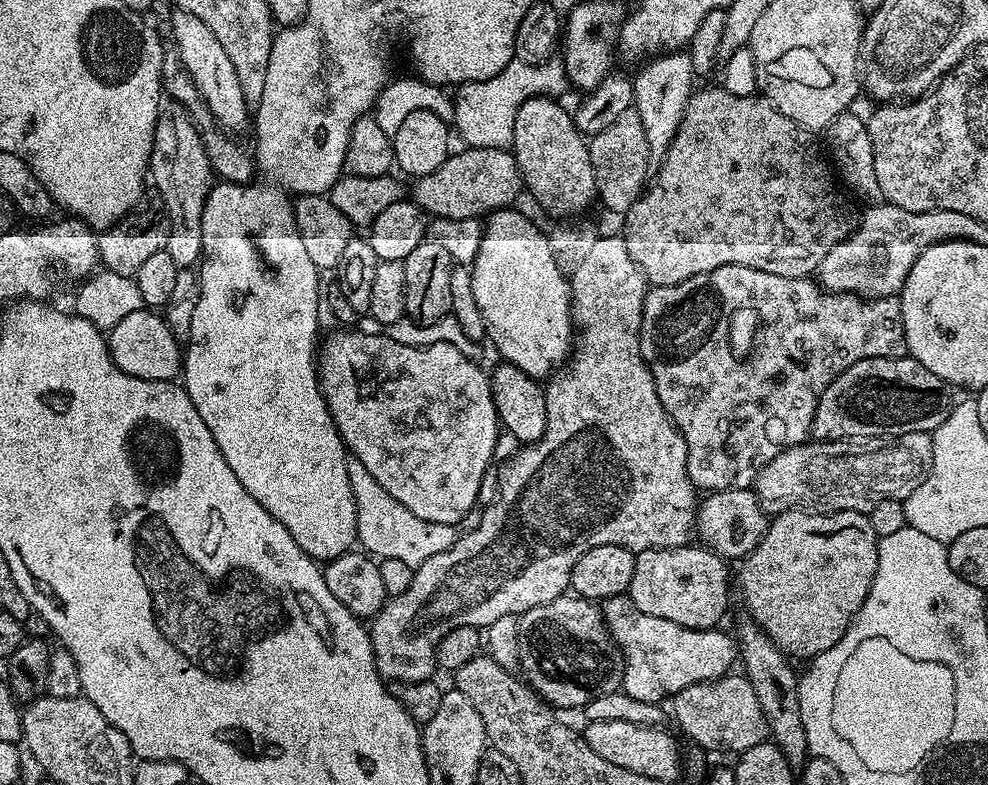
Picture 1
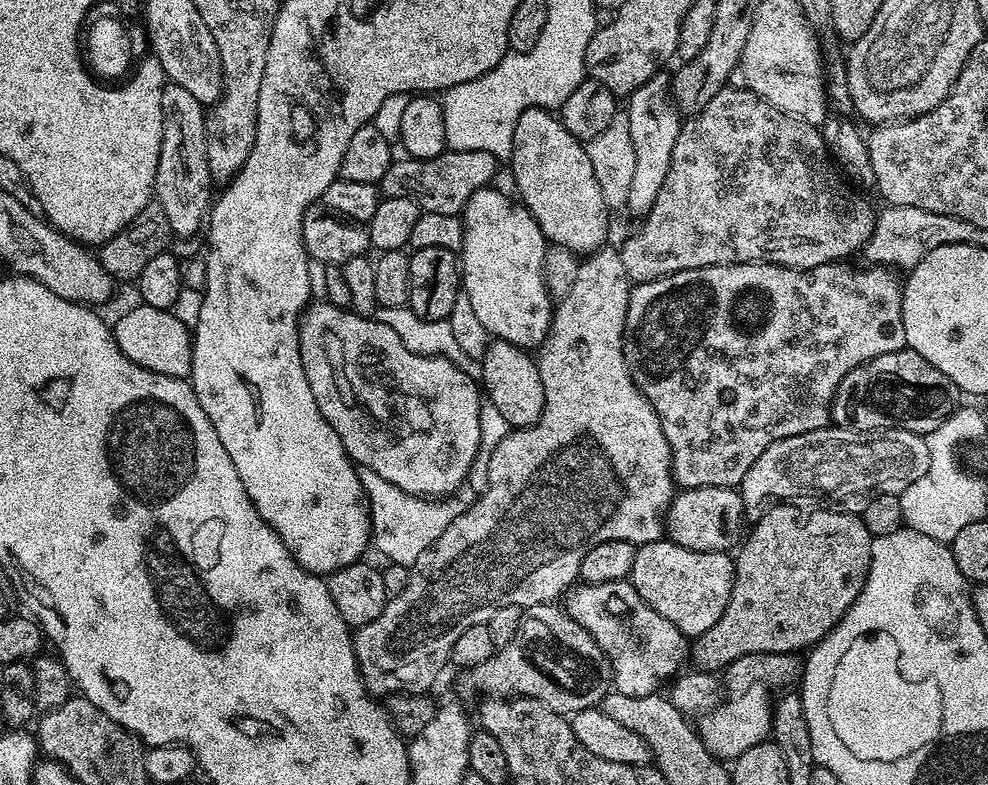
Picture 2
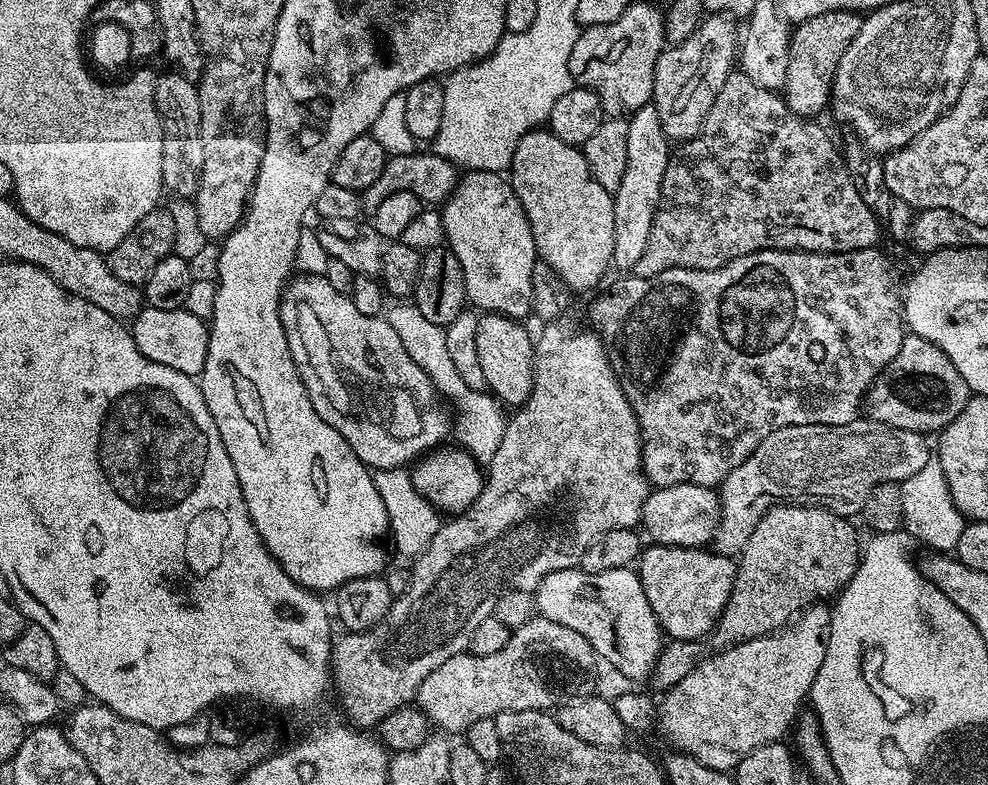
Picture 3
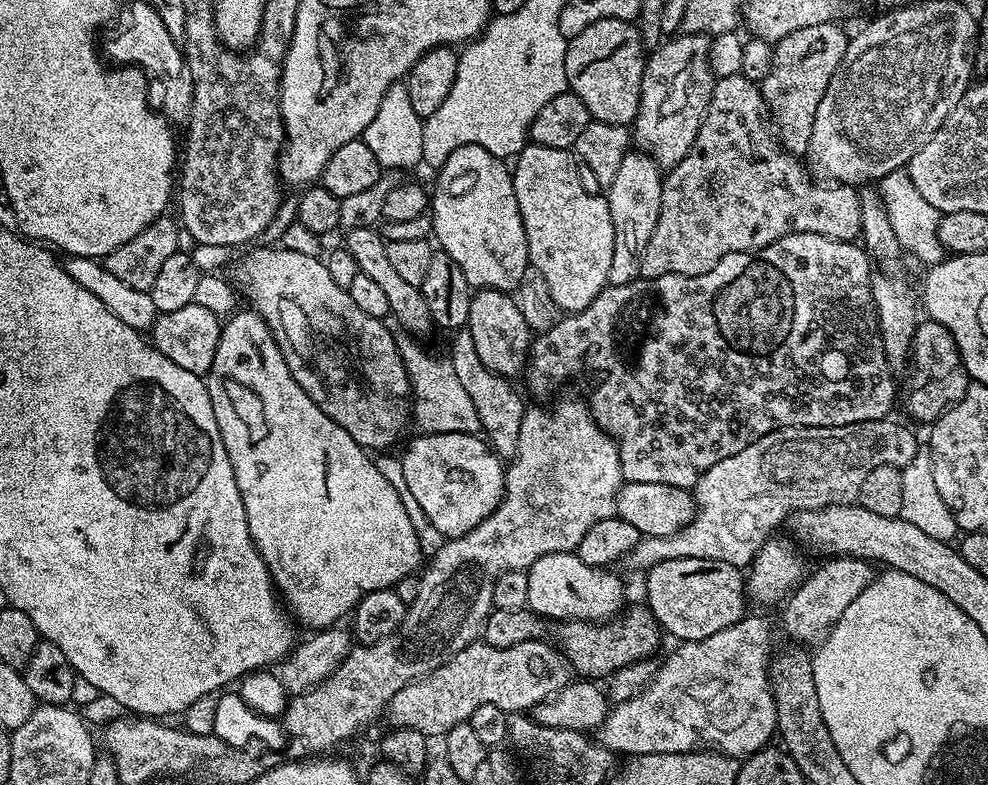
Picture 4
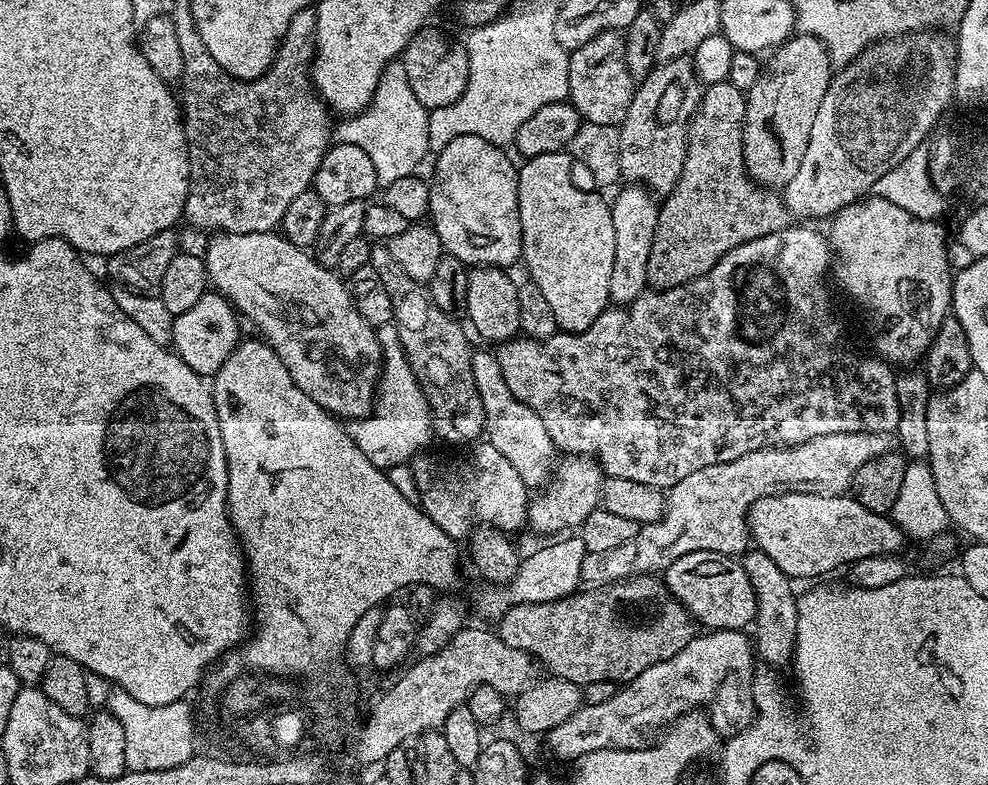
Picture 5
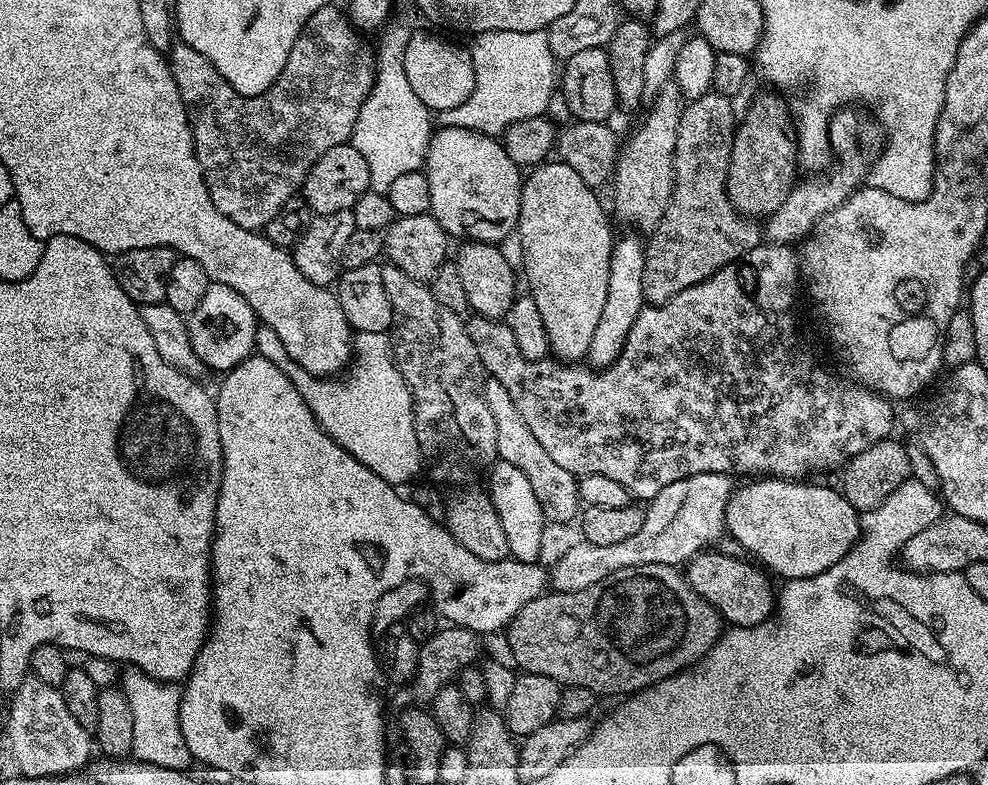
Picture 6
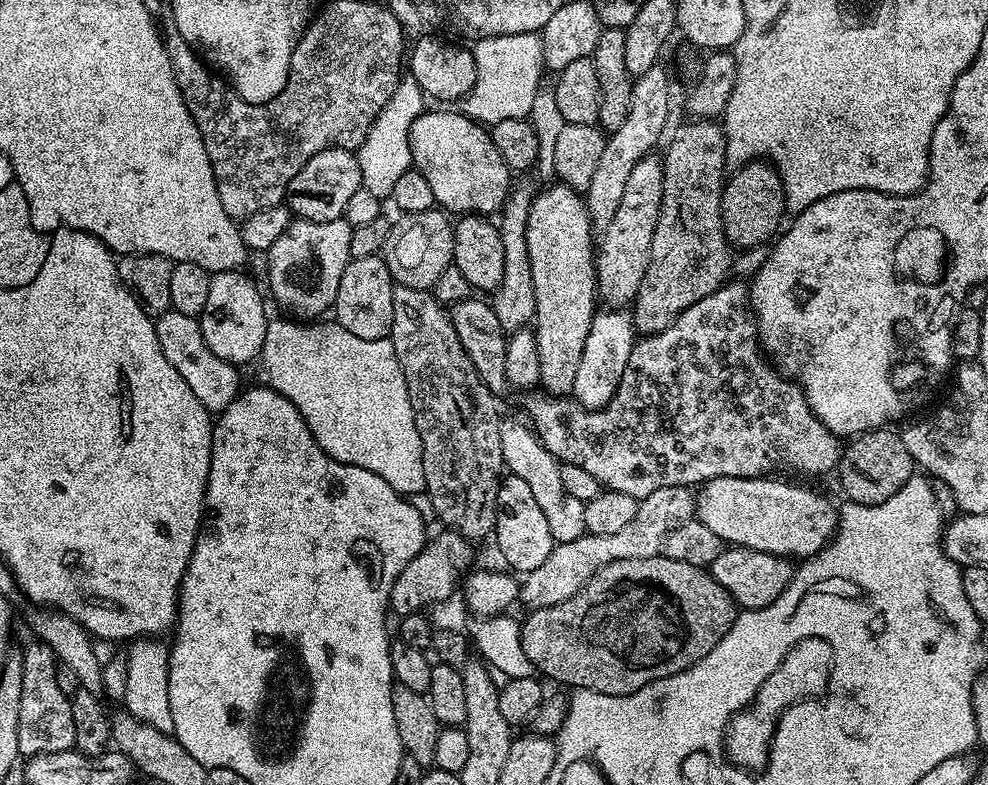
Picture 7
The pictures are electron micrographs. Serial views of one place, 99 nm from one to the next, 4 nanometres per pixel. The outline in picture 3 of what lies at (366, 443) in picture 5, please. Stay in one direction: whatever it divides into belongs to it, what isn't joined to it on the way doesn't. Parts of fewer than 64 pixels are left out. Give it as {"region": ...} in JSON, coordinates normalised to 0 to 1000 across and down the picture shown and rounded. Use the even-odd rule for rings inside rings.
{"region":[[[401,385],[392,394],[391,405],[395,415],[403,424],[403,431],[407,431],[407,441],[415,450],[415,456],[431,471],[431,476],[439,487],[441,498],[460,521],[460,555],[473,575],[477,576],[480,585],[488,594],[493,594],[500,589],[500,578],[504,573],[504,567],[508,563],[508,553],[514,541],[511,526],[501,504],[493,497],[477,494],[464,476],[464,470],[460,466],[460,460],[455,456],[455,445],[451,442],[450,414],[434,410],[423,395],[420,386]]]}

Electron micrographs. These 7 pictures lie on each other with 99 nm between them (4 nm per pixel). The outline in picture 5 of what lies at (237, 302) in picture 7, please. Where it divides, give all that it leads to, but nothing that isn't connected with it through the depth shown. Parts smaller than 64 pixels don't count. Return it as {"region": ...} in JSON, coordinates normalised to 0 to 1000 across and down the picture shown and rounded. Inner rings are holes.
{"region":[[[212,369],[204,380],[200,380],[200,385],[196,385],[196,390],[192,390],[192,395],[188,395],[188,400],[177,403],[172,438],[184,461],[192,466],[192,471],[204,480],[214,482],[243,437],[243,413],[245,414],[244,404],[231,386],[231,381],[218,369]]]}

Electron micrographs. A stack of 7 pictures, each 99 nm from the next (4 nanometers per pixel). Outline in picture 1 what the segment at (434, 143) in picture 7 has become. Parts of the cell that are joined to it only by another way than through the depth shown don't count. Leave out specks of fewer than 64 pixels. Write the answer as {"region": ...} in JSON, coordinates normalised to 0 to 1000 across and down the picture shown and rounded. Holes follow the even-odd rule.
{"region":[[[521,264],[504,265],[493,271],[488,289],[490,302],[484,316],[482,332],[476,338],[480,380],[488,395],[488,410],[493,432],[506,447],[507,460],[524,466],[533,479],[555,482],[562,464],[570,465],[581,443],[581,409],[579,405],[579,368],[576,353],[561,334],[552,292],[533,280]]]}

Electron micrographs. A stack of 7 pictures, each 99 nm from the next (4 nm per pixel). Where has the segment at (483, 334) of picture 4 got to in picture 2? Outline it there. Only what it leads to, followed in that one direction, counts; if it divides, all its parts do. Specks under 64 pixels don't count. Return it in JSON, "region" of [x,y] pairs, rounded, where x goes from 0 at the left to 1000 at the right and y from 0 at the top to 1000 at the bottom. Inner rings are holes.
{"region":[[[499,432],[486,459],[488,476],[485,483],[488,485],[493,513],[504,517],[508,532],[512,532],[515,546],[518,548],[543,540],[551,521],[551,488],[547,465],[539,455],[537,459],[534,454],[537,452],[531,445],[511,433]]]}

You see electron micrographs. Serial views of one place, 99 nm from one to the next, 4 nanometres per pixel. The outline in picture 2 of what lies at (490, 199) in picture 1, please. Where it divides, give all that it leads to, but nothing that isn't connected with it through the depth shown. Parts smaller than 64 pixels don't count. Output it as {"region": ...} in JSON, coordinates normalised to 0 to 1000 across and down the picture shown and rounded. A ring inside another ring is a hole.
{"region":[[[451,191],[443,201],[434,204],[418,204],[416,201],[402,203],[391,217],[391,222],[384,232],[386,246],[392,252],[415,252],[427,257],[430,270],[439,273],[455,273],[466,275],[472,257],[484,242],[495,238],[502,224],[504,205],[501,199],[492,196],[488,191],[479,194],[460,194]]]}

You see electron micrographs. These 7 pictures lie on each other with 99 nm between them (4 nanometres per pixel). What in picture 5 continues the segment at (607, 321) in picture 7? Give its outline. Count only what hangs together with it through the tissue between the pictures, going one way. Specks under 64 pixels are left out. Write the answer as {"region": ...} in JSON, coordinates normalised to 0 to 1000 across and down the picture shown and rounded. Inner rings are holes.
{"region":[[[632,237],[618,256],[621,278],[621,339],[617,349],[617,382],[620,389],[635,390],[645,382],[657,366],[654,339],[658,334],[658,318],[662,313],[662,293],[668,271],[665,256],[651,237]]]}

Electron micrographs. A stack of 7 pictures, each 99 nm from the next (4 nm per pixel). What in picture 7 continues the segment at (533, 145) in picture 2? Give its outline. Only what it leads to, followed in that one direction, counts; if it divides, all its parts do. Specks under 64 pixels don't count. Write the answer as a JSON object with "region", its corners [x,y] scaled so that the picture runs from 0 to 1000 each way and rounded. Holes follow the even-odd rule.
{"region":[[[566,232],[544,243],[538,251],[536,278],[532,283],[532,318],[540,354],[546,493],[557,504],[571,507],[581,492],[585,460],[593,441],[593,425],[597,425],[599,406],[605,396],[601,292],[592,251]]]}

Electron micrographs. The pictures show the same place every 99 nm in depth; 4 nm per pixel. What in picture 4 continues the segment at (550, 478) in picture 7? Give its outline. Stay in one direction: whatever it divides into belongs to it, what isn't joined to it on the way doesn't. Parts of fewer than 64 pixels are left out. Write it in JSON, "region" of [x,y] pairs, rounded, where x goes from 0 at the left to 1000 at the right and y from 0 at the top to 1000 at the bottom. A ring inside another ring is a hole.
{"region":[[[472,420],[461,424],[457,433],[457,454],[455,462],[460,476],[464,476],[464,487],[476,502],[476,512],[484,522],[486,550],[496,562],[498,575],[507,583],[516,583],[522,576],[524,548],[528,543],[532,511],[518,496],[517,483],[500,476],[492,466],[488,466],[488,456],[484,456],[484,446],[480,442],[480,431]]]}

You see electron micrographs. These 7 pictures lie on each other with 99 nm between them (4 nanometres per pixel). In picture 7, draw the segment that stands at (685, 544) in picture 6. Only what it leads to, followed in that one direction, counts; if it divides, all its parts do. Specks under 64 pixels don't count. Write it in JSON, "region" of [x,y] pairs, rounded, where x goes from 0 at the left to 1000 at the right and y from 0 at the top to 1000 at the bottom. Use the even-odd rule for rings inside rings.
{"region":[[[687,617],[686,619],[670,619],[670,624],[662,624],[653,637],[648,638],[646,655],[642,655],[641,664],[622,680],[594,680],[581,685],[581,690],[560,692],[557,711],[549,716],[540,726],[536,726],[529,735],[526,744],[525,763],[530,764],[531,776],[552,775],[573,767],[609,721],[617,716],[626,716],[634,711],[658,711],[667,708],[672,702],[672,690],[684,676],[688,669],[704,657],[704,636],[699,620]]]}

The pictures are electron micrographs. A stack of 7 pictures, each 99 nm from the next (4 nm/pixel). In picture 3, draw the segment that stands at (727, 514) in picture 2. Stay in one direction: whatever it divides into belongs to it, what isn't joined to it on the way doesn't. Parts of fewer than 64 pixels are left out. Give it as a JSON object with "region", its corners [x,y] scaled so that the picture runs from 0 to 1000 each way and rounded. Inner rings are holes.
{"region":[[[687,617],[660,622],[650,645],[648,668],[654,683],[656,676],[660,693],[679,693],[681,698],[713,698],[722,692],[729,670],[730,651],[729,629],[724,620]]]}

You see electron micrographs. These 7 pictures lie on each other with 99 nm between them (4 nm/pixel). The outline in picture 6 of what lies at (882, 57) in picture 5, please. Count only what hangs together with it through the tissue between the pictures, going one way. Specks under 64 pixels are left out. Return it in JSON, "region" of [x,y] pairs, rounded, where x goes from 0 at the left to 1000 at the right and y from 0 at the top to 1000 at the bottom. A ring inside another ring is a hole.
{"region":[[[855,135],[843,143],[838,154],[838,180],[844,195],[844,208],[833,222],[822,222],[814,227],[818,229],[811,228],[806,233],[800,247],[796,247],[796,257],[772,282],[771,301],[776,310],[802,313],[813,307],[821,301],[826,284],[835,273],[852,262],[852,257],[878,231],[879,219],[895,191],[897,168],[891,164],[892,154],[886,146],[878,148],[869,140],[874,141],[866,135]]]}

